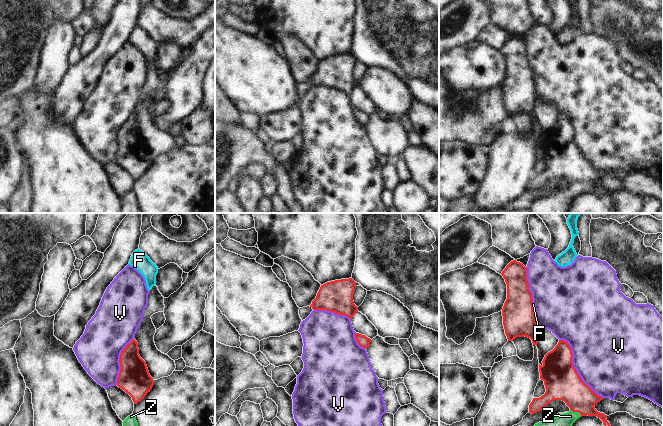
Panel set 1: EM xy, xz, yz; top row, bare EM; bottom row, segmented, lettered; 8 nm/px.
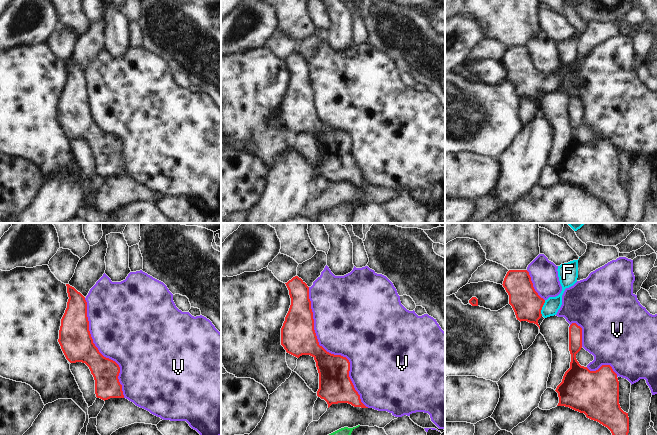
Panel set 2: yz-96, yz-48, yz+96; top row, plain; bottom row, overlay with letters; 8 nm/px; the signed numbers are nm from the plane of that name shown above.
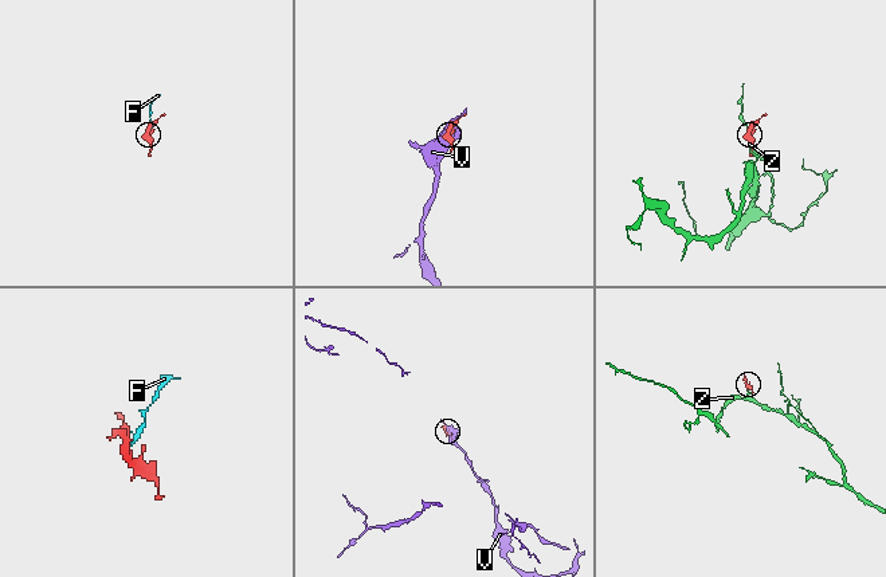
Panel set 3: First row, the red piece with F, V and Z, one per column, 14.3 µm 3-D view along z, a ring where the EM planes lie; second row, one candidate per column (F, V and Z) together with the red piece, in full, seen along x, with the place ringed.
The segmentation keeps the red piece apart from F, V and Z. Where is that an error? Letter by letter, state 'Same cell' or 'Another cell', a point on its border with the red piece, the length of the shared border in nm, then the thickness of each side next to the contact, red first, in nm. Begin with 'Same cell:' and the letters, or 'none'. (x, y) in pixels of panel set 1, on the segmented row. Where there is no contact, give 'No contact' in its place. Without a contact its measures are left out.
Same cell: F, Z
F: Same cell. Touches red at yz (532, 309). Shared border 90 nm. Thickness 260 nm (red) against 20 nm
V: Another cell. Touches red at yz (574, 368). Shared border 600 nm. Thickness 280 nm (red) against 480 nm
Z: Same cell. Touches red at yz (576, 411). Shared border 110 nm. Thickness 280 nm (red) against 110 nm.

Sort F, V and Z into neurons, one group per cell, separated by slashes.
F Z / V

